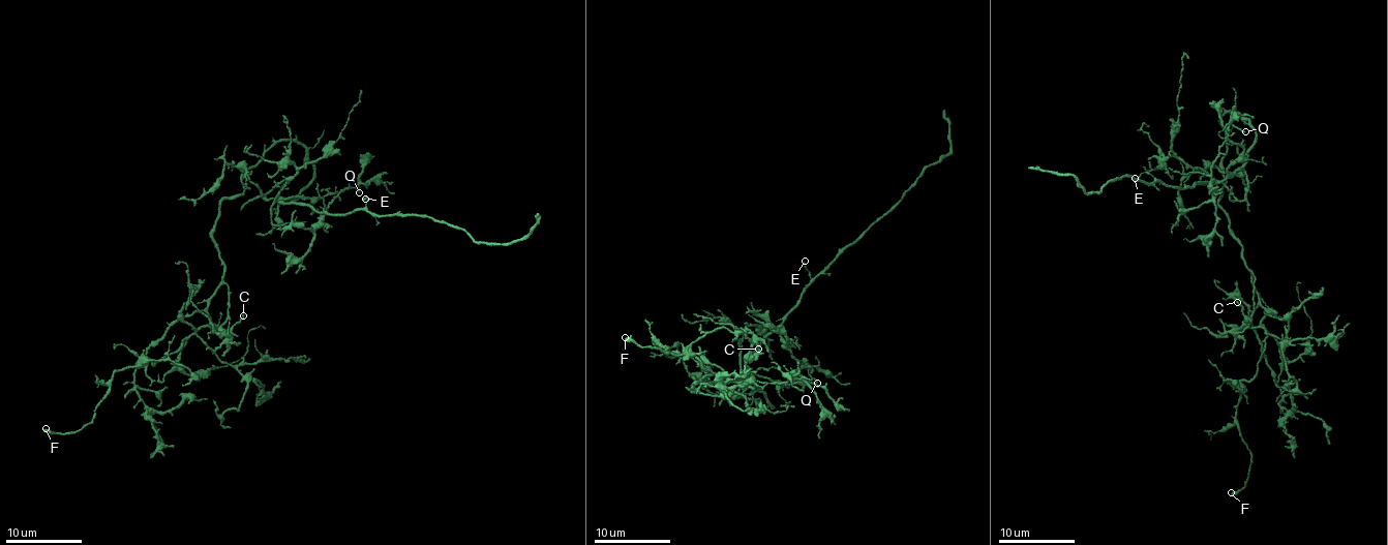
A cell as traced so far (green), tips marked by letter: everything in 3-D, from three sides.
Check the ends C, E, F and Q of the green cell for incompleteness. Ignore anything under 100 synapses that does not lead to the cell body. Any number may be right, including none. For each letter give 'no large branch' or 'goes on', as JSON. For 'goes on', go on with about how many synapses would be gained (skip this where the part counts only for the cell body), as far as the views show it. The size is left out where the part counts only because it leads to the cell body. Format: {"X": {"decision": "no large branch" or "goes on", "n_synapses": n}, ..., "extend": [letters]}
{"C": {"decision": "no large branch"}, "E": {"decision": "no large branch"}, "F": {"decision": "no large branch"}, "Q": {"decision": "no large branch"}, "extend": []}

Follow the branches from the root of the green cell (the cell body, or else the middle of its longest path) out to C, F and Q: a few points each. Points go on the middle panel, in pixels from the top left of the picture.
C: (707, 383), (703, 386), (711, 384), (694, 377), (713, 384), (728, 376), (740, 380), (758, 349)
F: (707, 383), (694, 377), (735, 383), (723, 384), (693, 355), (625, 337)
Q: (707, 383), (719, 382), (733, 394), (756, 374), (788, 385), (794, 374), (808, 365), (809, 375), (817, 383)

